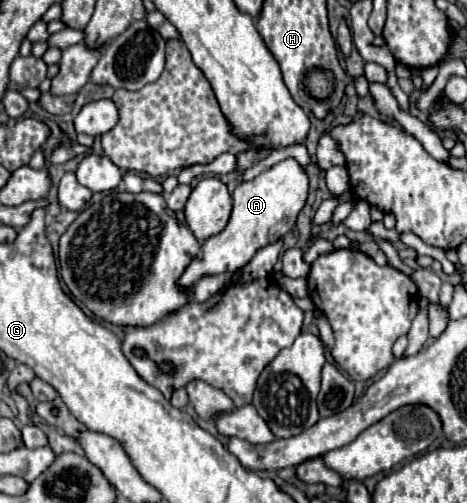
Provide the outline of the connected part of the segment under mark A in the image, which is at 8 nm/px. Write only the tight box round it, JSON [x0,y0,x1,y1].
[180,158,308,286]

